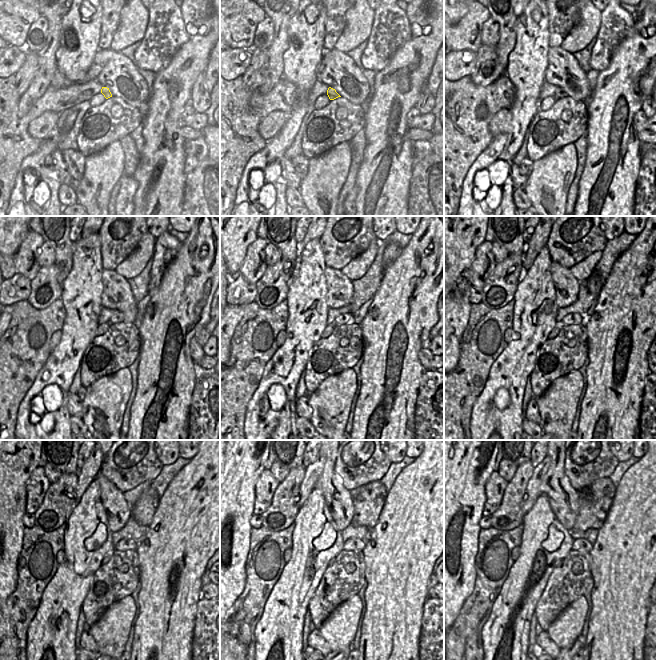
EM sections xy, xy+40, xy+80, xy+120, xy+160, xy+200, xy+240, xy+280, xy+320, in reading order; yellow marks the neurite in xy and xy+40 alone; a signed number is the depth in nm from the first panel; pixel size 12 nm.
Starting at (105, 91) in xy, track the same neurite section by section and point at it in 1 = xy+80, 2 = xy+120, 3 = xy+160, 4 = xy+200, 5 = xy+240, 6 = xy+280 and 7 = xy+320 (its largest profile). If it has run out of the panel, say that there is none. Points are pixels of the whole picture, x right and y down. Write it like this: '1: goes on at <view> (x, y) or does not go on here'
1: goes on at xy+80 (559, 92)
2: goes on at xy+120 (118, 317)
3: goes on at xy+160 (345, 318)
4: goes on at xy+200 (572, 318)
5: goes on at xy+240 (124, 544)
6: goes on at xy+280 (351, 544)
7: goes on at xy+320 (578, 544)

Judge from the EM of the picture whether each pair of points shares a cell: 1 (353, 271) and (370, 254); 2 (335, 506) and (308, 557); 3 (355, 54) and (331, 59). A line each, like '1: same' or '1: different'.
1: same
2: different
3: different

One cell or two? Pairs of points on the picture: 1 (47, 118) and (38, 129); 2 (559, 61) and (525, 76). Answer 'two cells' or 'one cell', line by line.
1: one cell
2: two cells

